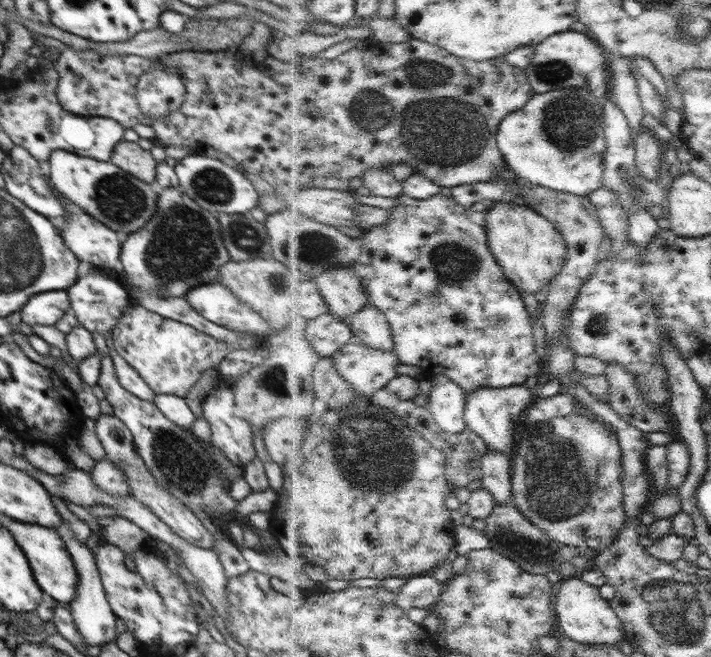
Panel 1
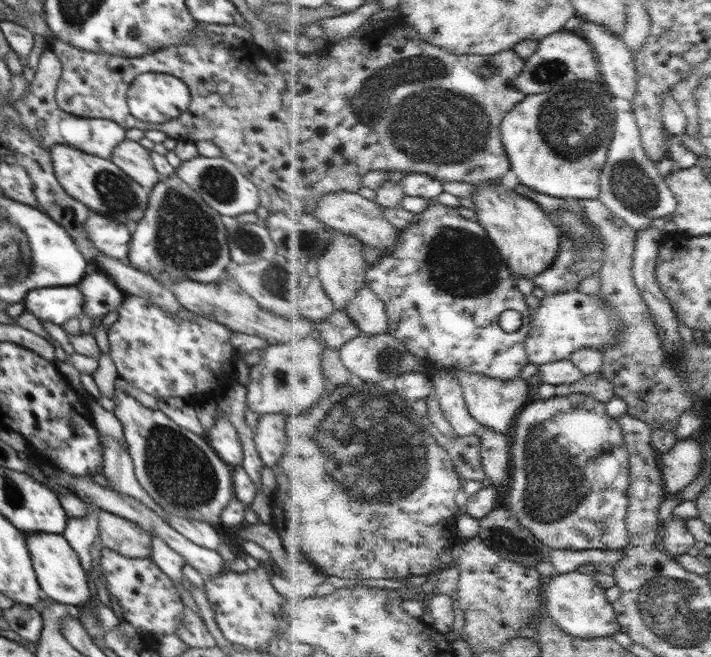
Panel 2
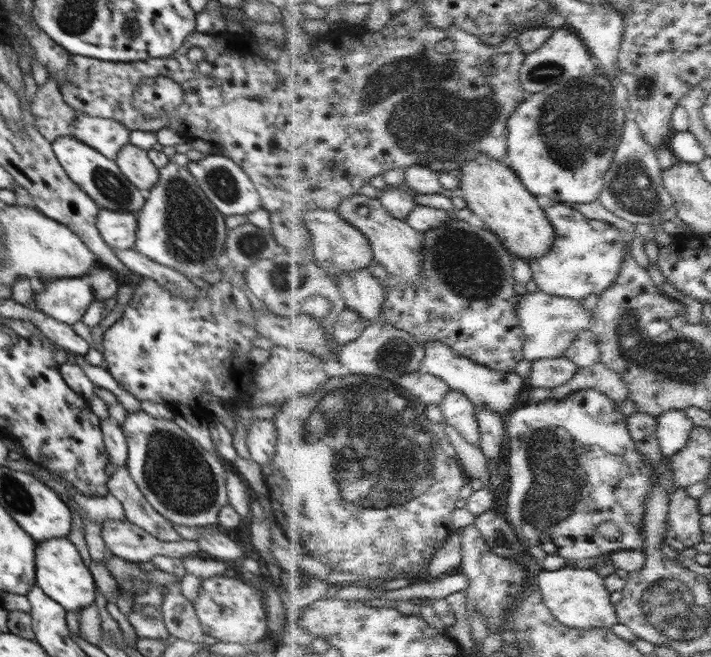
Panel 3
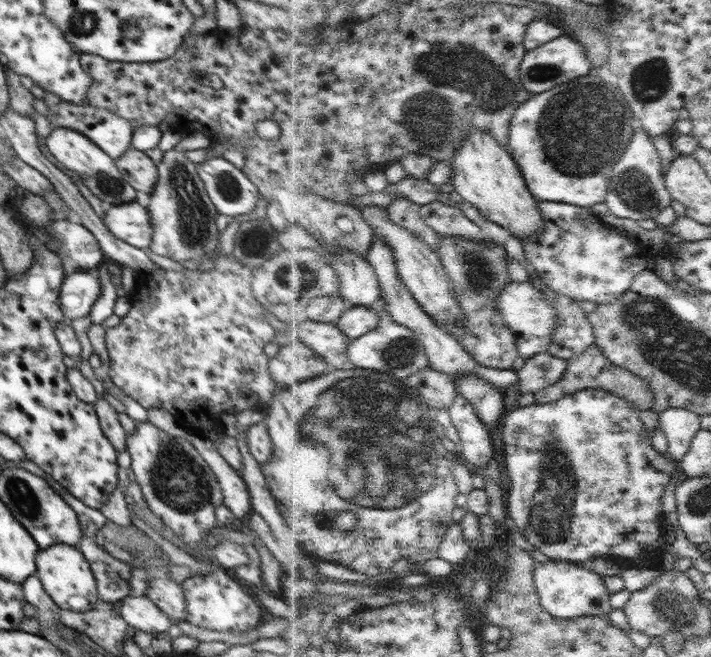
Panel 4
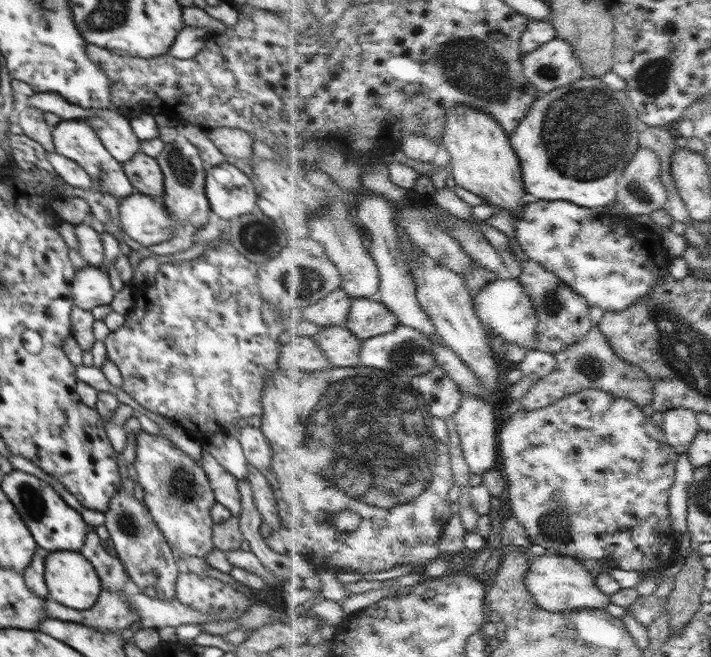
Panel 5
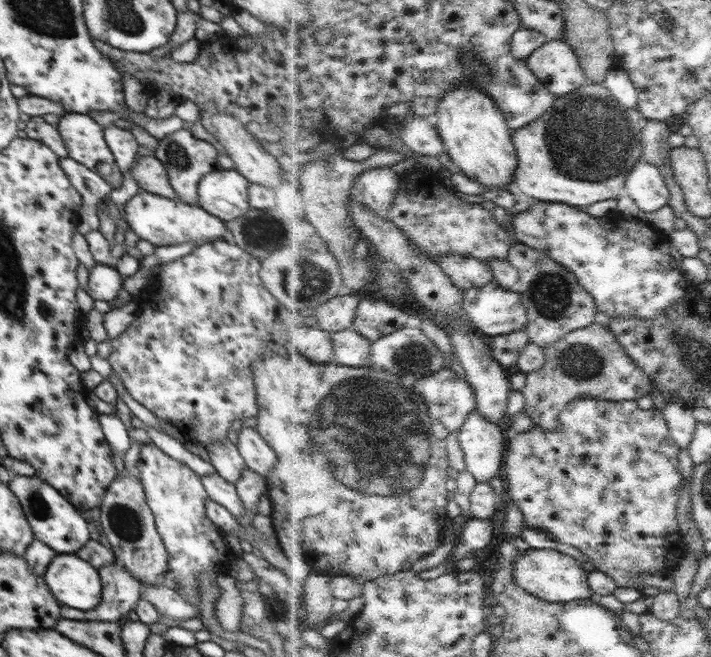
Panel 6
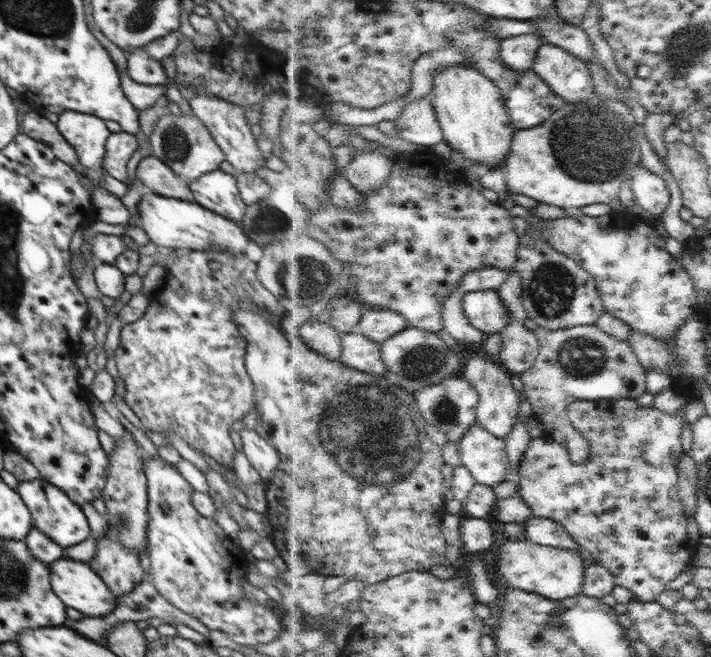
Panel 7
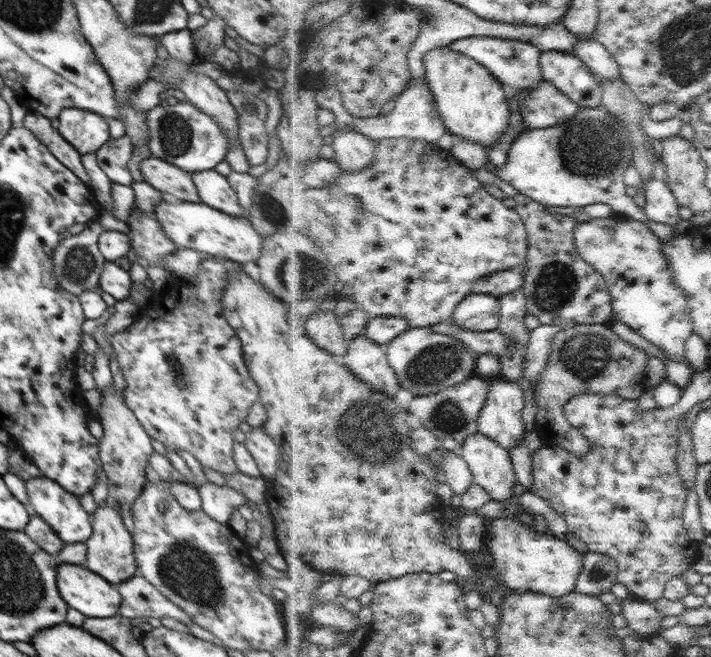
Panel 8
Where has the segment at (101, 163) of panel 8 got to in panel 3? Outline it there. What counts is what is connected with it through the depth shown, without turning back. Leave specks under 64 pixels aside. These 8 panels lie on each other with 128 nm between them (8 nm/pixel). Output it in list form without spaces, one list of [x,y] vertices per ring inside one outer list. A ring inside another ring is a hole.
[[[50,78],[44,85],[38,87],[36,97],[33,102],[30,102],[32,115],[36,119],[36,129],[50,142],[54,142],[58,137],[72,136],[107,156],[110,160],[115,160],[120,149],[129,143],[131,131],[119,121],[87,116],[73,110],[63,100],[61,91],[57,82],[54,83]]]

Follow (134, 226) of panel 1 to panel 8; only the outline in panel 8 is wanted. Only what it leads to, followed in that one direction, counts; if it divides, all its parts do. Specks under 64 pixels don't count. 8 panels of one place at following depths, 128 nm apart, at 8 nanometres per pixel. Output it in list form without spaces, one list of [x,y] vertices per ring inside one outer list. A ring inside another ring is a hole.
[[[64,108],[57,117],[60,120],[58,132],[81,155],[95,153],[110,140],[106,118],[80,108]]]

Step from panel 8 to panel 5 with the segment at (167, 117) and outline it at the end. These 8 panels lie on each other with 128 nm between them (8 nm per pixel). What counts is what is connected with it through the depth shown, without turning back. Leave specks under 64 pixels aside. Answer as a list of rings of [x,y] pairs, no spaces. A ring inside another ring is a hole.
[[[178,135],[174,142],[166,143],[162,152],[155,159],[164,176],[165,194],[160,200],[162,205],[170,211],[170,215],[178,219],[180,223],[176,226],[174,236],[170,240],[149,246],[147,249],[158,256],[165,254],[170,256],[193,246],[196,231],[208,224],[208,213],[211,208],[205,194],[207,165],[202,161],[198,148],[182,135]]]

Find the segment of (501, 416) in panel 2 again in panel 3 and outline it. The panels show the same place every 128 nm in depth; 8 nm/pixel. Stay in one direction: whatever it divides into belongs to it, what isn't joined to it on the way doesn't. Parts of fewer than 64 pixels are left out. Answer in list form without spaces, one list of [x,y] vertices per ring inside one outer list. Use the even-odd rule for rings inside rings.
[[[430,341],[427,347],[427,358],[423,362],[424,368],[436,376],[444,378],[451,384],[453,390],[462,390],[471,397],[475,406],[488,405],[502,415],[508,416],[514,410],[514,404],[520,396],[523,386],[528,384],[527,378],[514,372],[502,372],[488,365],[480,364],[470,357],[458,353],[448,343],[442,341]]]

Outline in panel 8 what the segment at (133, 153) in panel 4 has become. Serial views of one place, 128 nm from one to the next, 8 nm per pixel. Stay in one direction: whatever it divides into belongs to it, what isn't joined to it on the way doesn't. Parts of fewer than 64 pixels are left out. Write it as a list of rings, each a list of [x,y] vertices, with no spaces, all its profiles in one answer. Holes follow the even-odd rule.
[[[154,156],[144,159],[139,170],[147,184],[153,188],[190,203],[200,203],[194,182],[194,174]]]

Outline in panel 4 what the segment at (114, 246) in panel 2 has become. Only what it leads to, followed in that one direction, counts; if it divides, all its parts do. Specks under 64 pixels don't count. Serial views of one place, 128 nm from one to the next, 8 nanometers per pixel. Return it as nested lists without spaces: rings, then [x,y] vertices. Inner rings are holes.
[[[136,199],[110,206],[102,220],[116,238],[132,246],[145,249],[152,242],[152,221],[148,216],[148,207],[142,206]]]

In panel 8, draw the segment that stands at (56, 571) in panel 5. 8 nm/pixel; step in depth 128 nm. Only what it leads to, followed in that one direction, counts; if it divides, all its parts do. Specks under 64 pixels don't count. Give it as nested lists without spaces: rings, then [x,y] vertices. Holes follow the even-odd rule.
[[[60,563],[56,576],[60,596],[84,616],[108,618],[119,614],[121,595],[116,586],[82,565]]]

